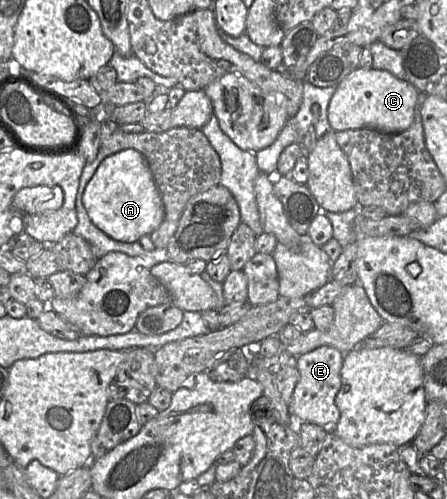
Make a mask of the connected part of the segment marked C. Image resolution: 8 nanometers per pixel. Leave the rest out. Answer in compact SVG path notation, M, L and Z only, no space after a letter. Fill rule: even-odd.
M358 67L336 85L327 110L331 131L369 128L386 134L402 133L413 123L419 93L406 79L398 79L389 71Z

